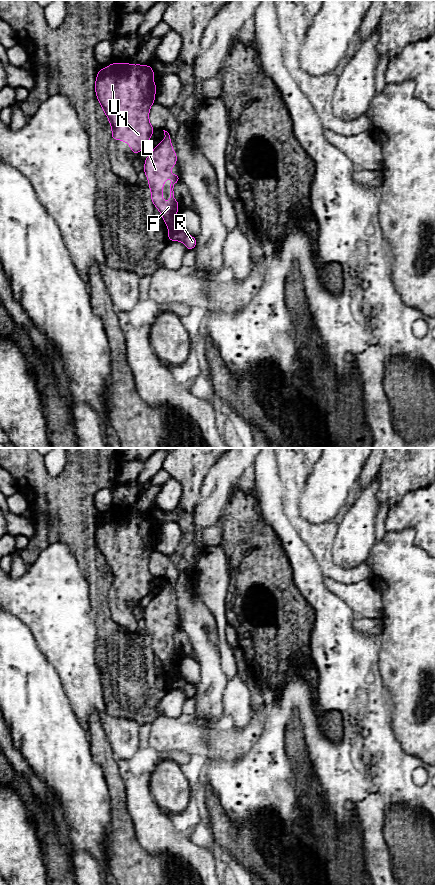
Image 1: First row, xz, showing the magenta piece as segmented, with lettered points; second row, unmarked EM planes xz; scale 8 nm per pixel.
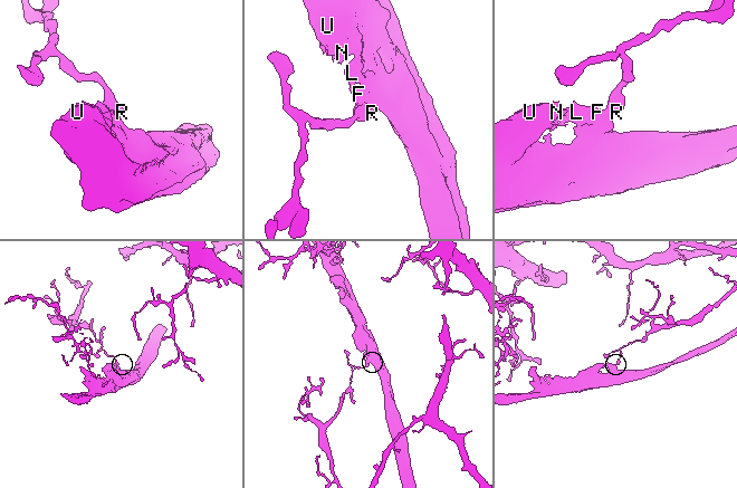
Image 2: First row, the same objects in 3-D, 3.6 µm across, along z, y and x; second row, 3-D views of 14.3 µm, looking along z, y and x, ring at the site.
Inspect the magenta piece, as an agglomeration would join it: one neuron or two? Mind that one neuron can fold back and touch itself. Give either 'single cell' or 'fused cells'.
fused cells

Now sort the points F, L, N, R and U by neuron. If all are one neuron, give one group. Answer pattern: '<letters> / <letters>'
F L N U / R

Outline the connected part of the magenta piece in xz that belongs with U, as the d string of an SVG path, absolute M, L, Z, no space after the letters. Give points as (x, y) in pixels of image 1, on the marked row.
M130 61L128 63L113 62L105 69L100 68L97 73L94 89L98 101L109 119L112 128L111 139L127 142L134 155L139 154L141 149L148 144L152 133L156 130L149 122L149 111L151 105L155 102L155 92L157 88L157 84L152 81L154 75L155 73L150 65L136 64L131 66Z

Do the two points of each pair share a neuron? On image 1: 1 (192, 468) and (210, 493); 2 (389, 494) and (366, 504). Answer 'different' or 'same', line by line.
1: different
2: different

